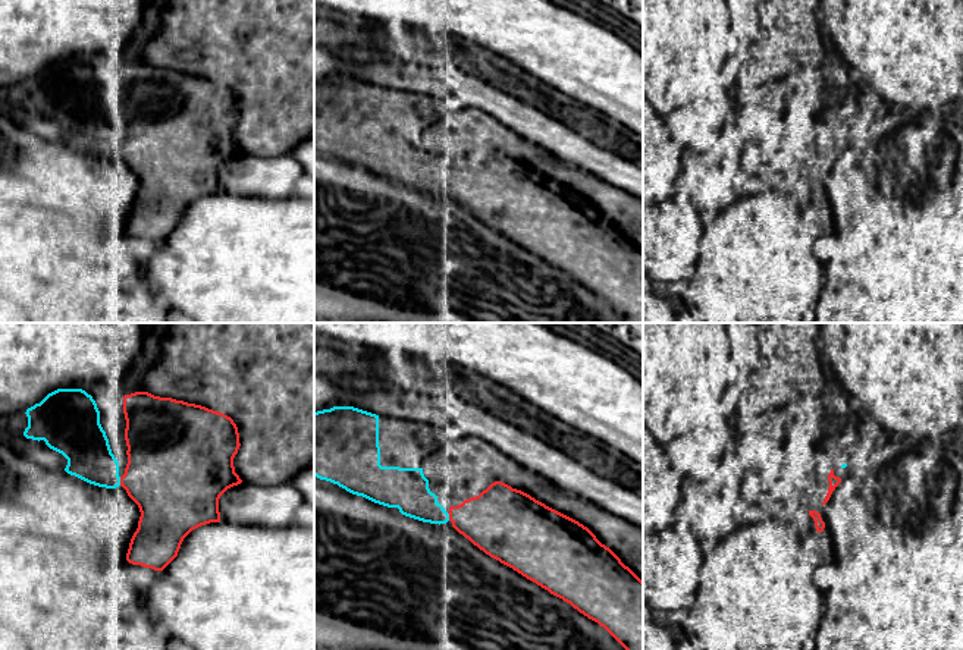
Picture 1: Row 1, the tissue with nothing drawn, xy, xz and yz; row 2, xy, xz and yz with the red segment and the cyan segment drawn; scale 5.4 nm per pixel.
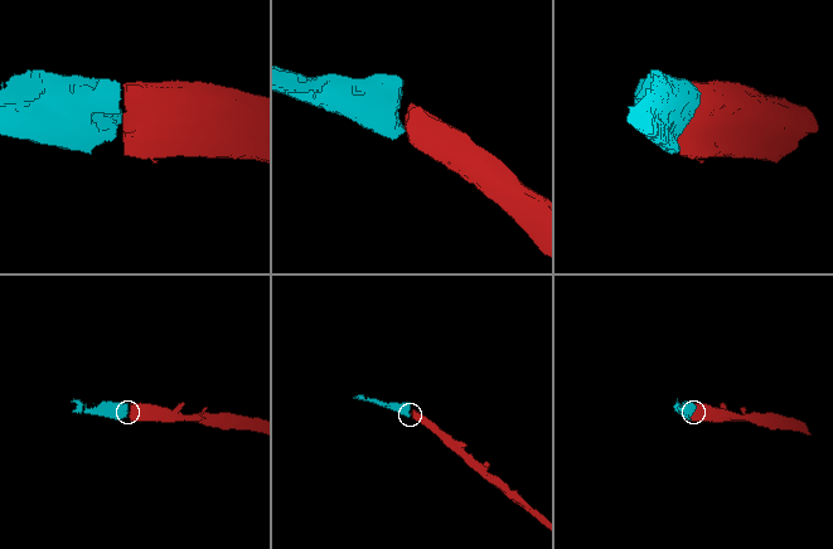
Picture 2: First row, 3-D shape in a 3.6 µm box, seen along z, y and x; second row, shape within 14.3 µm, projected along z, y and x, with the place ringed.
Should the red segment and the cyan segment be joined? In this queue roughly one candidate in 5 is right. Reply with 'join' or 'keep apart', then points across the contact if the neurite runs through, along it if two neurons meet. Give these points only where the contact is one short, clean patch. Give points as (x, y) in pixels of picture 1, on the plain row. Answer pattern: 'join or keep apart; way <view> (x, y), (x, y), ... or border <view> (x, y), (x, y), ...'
join

